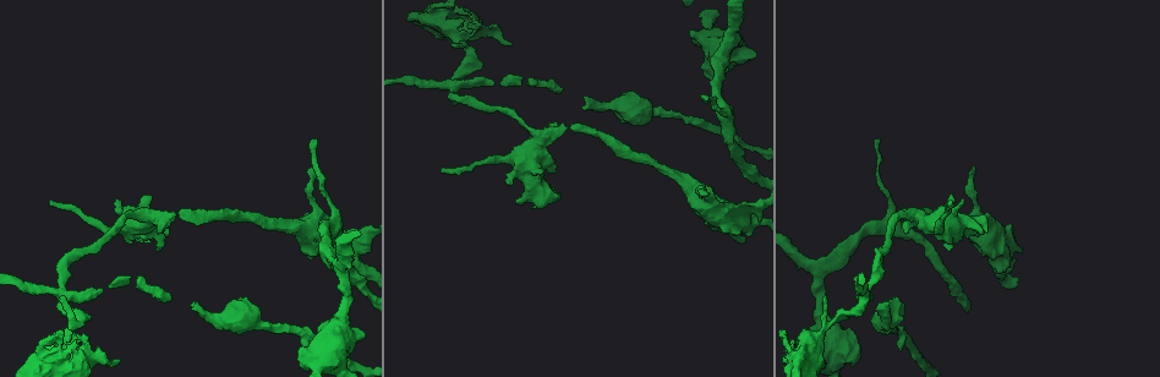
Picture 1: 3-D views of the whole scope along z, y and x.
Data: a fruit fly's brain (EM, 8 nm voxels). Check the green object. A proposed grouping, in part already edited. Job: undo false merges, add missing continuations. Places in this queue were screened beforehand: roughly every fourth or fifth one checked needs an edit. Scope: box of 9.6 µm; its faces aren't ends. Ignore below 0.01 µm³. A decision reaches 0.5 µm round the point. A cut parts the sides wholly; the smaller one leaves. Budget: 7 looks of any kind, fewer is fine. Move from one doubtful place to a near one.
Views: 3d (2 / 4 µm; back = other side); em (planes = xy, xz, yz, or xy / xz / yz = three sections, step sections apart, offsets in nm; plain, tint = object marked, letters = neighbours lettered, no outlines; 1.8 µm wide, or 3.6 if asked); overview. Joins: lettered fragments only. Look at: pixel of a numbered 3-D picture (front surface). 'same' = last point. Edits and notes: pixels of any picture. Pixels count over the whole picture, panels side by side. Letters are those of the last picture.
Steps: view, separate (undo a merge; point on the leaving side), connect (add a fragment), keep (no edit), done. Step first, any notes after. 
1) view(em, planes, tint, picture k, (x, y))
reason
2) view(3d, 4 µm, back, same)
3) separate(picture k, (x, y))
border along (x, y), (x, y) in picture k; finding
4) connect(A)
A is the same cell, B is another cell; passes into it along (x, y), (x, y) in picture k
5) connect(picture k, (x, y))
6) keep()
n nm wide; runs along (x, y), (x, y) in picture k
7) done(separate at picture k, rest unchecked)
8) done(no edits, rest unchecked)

view(3d, 2 µm, picture 1, (511, 44))
tapers out

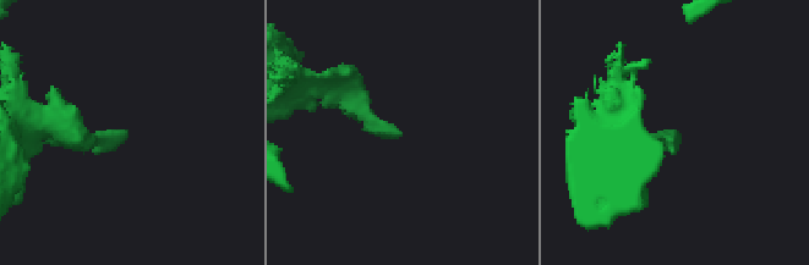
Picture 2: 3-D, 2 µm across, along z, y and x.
view(em, planes, letters, picture 2, (397, 135))
now the EM

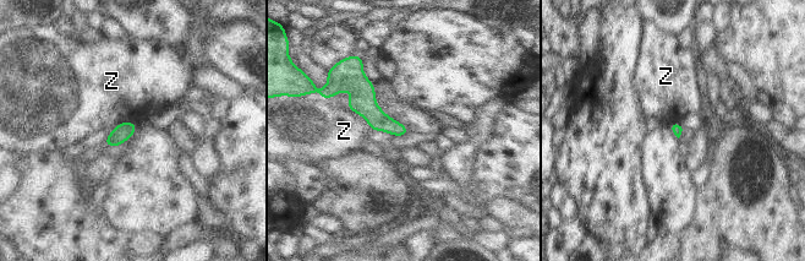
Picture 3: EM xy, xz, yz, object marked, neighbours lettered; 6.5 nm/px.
keep()
Z is another cell; border along (326, 97), (351, 91), (362, 118) in picture 3; none of them fits

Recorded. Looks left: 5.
view(em, 3.6 µm, xy, step 8, tint, picture 1, (514, 159))
arms run side by side

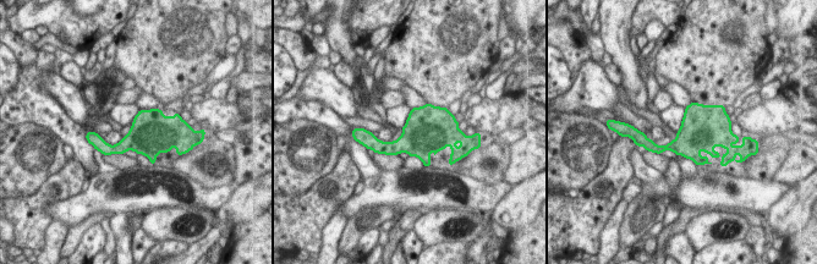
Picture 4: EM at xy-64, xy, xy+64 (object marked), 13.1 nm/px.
view(em, 3.6 µm, planes, tint, same)

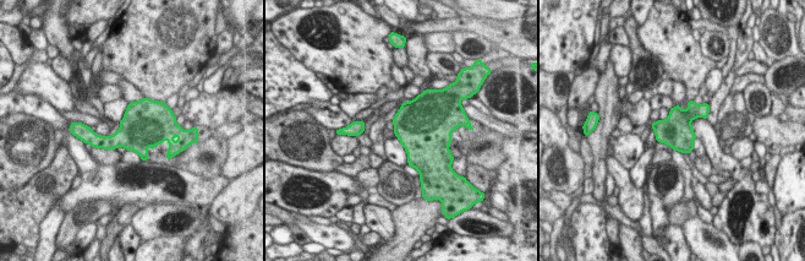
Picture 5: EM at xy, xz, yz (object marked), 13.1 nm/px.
view(em, 3.6 µm, planes, letters, same)

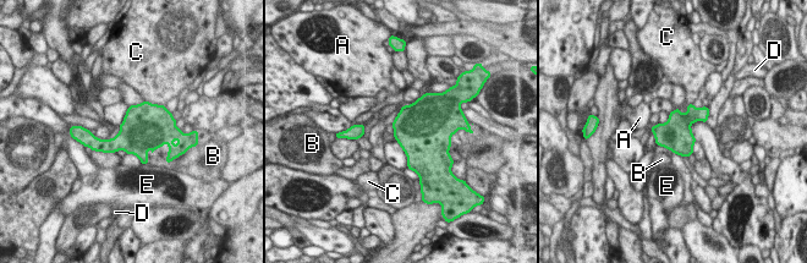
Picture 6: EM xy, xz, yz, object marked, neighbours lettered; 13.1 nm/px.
keep()
420 nm wide; A, B, C, D and E are other cells; one cell here

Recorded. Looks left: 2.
view(em, planes, tint, picture 1, (867, 293))
looks like a crossing

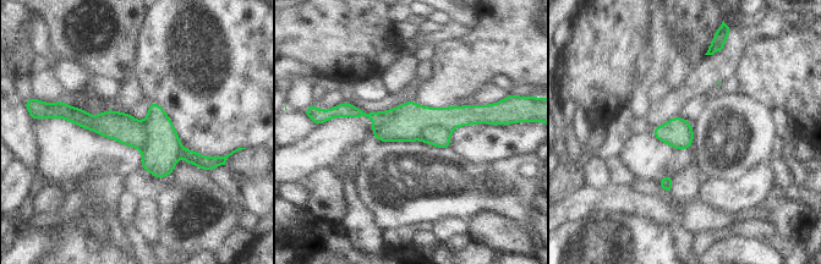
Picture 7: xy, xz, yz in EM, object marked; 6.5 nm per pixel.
view(em, planes, letters, same)
see the neighbours

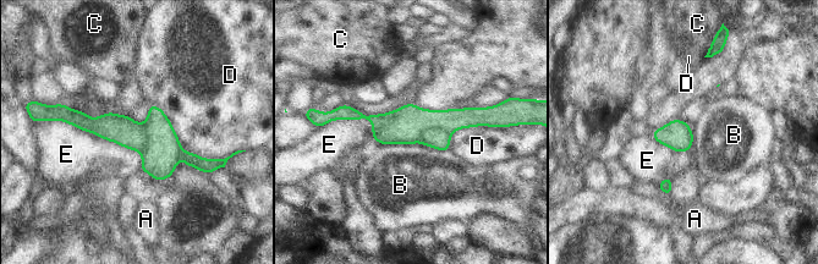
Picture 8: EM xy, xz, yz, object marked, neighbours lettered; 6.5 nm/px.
keep()
190 nm wide; A, B, C, D and E are other cells; all the same cell

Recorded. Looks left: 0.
done(no edits, rest unchecked)

